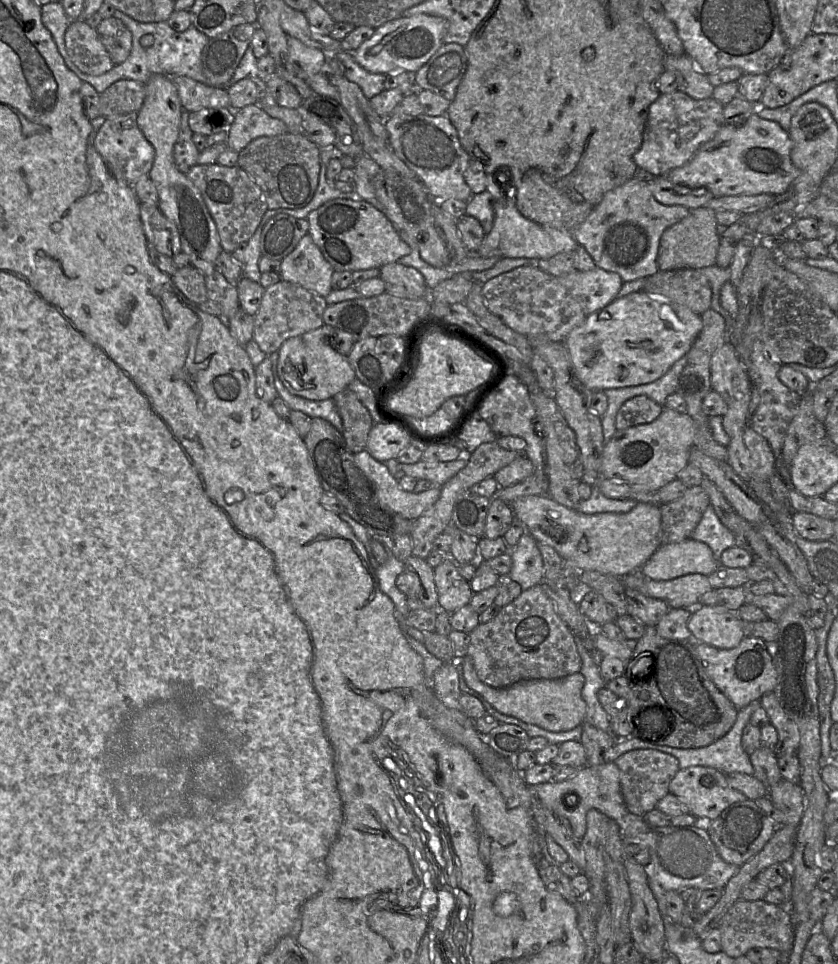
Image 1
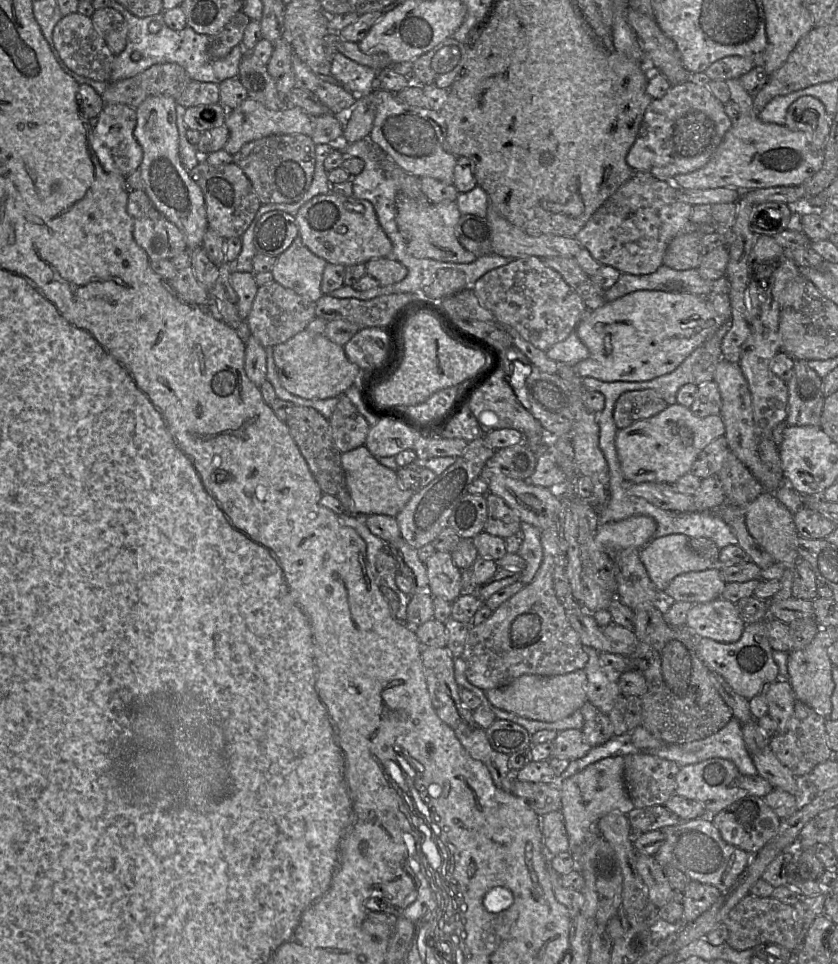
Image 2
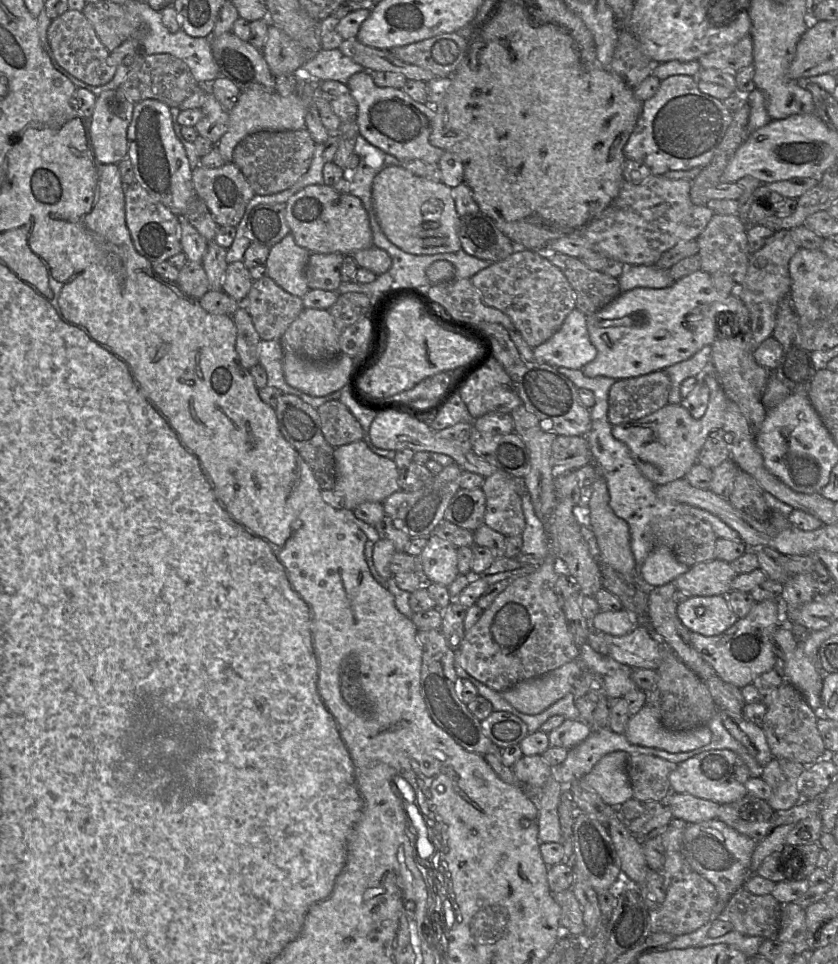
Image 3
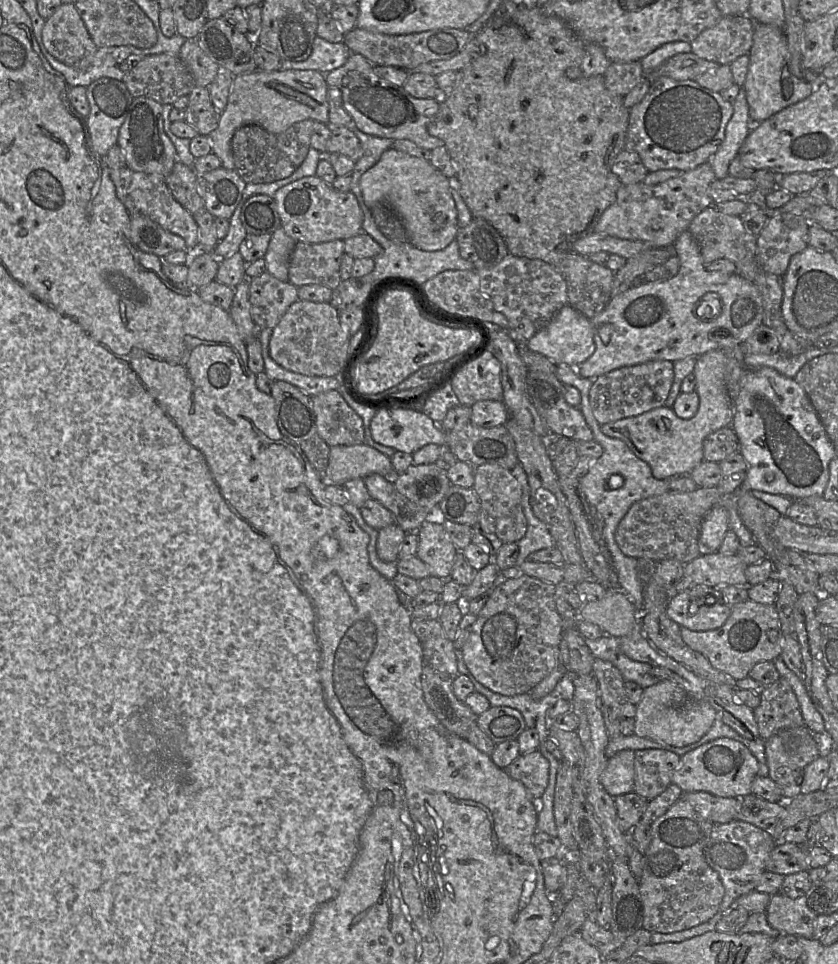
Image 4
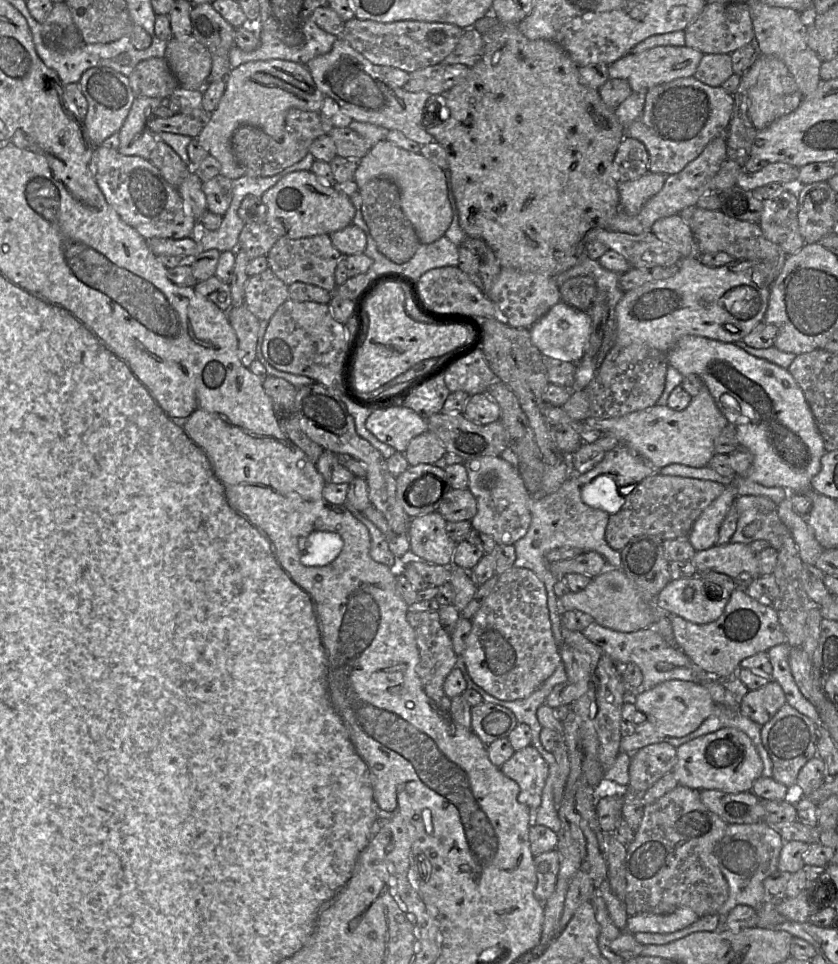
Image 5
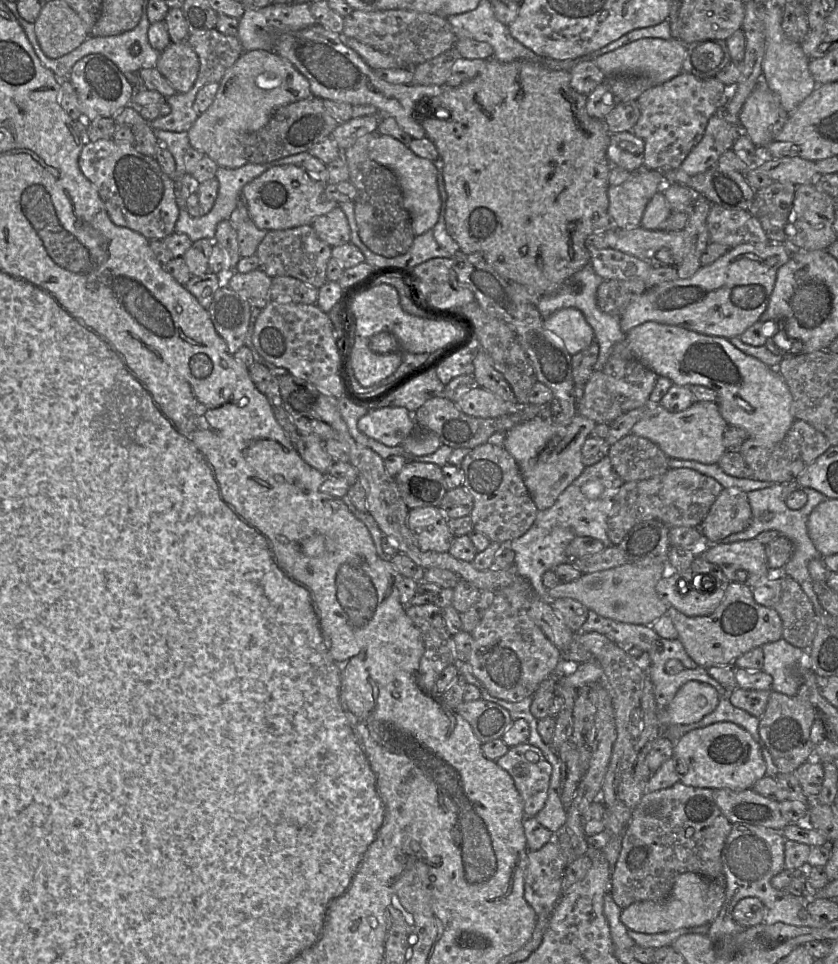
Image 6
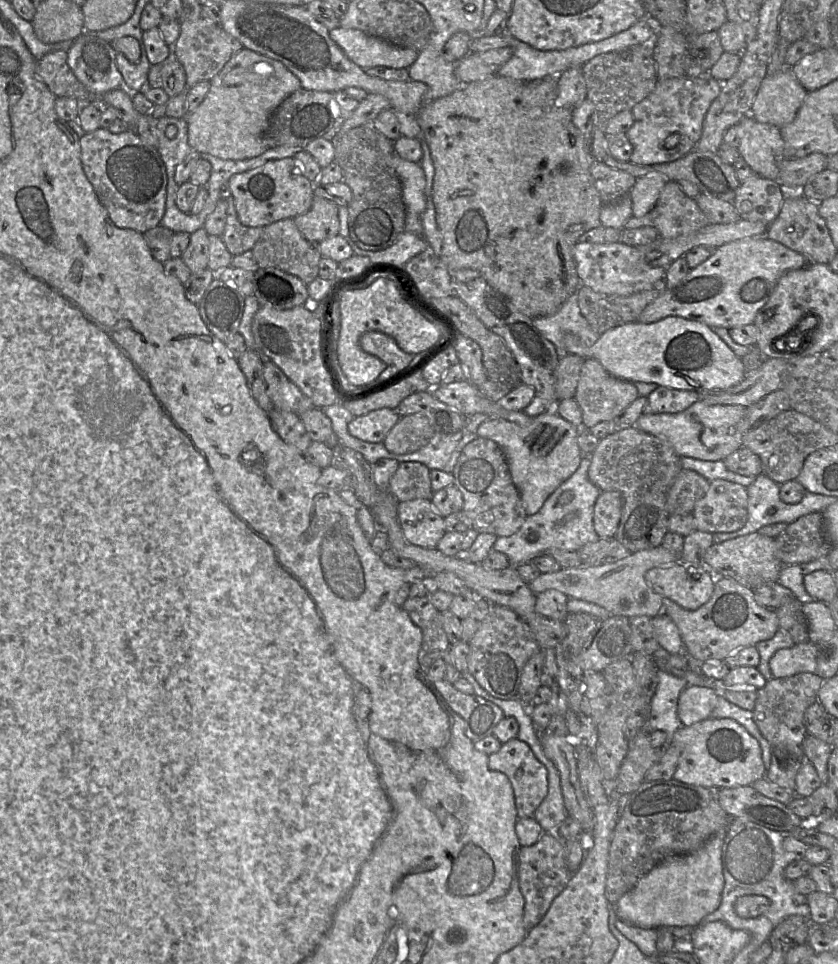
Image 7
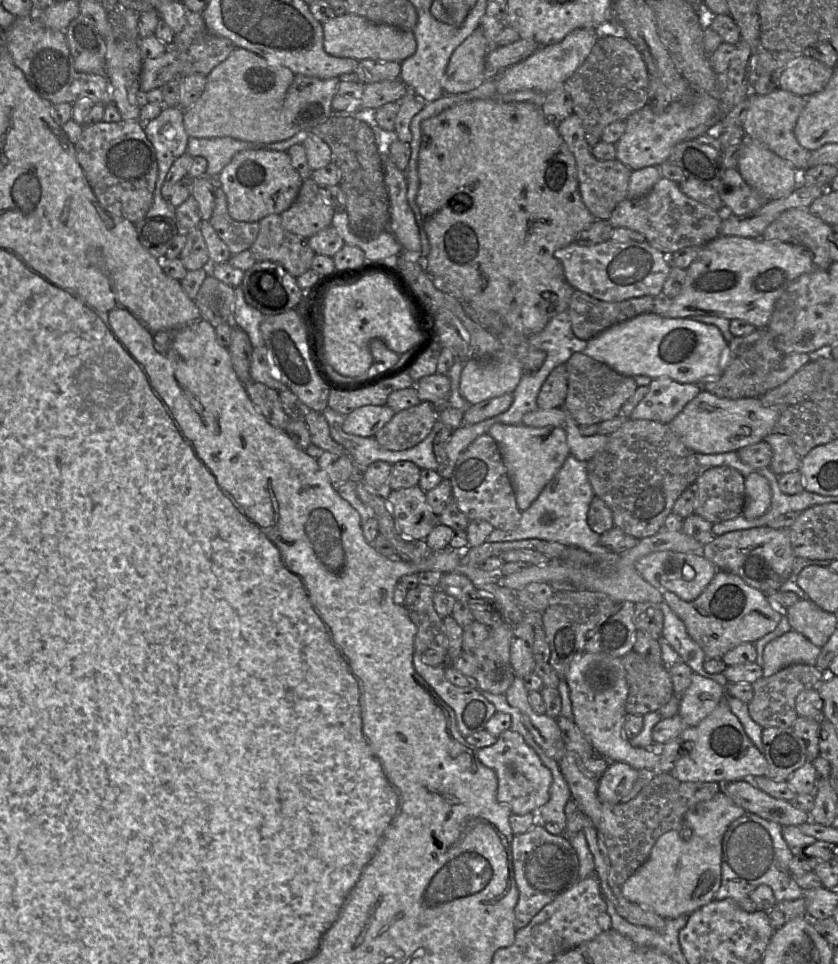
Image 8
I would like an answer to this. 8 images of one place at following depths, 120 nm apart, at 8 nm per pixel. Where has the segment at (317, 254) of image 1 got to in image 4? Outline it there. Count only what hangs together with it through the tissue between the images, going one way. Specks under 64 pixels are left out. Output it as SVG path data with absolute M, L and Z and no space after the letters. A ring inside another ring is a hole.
M283 228L273 235L264 257L267 271L281 281L288 281L289 259L295 248L296 241Z

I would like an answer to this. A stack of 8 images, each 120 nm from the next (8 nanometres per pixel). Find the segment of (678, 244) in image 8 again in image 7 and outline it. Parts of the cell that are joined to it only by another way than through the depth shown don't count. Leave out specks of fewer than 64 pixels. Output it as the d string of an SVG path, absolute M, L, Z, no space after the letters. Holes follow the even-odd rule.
M668 181L653 209L641 217L632 216L624 228L651 226L657 229L659 237L672 239L694 233L708 224L696 200L687 196L677 181Z

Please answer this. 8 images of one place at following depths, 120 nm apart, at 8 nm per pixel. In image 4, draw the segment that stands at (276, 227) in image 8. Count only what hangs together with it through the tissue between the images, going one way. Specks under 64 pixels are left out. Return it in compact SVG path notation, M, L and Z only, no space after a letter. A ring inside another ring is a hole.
M343 240L317 244L298 242L289 259L288 282L297 288L322 285L334 290L342 282L340 267L344 254Z

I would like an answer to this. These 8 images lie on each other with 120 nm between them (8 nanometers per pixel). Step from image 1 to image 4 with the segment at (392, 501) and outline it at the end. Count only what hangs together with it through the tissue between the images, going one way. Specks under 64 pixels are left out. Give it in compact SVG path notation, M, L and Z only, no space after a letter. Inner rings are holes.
M365 443L330 447L329 464L323 477L327 484L343 486L351 479L364 479L371 474L393 478L391 458Z

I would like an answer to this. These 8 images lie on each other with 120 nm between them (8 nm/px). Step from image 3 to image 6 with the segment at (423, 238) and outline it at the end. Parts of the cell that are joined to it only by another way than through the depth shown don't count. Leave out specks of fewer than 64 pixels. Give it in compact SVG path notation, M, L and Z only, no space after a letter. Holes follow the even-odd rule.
M376 134L371 140L369 156L391 169L398 177L404 206L410 214L415 236L432 230L439 219L441 197L437 183L437 168L433 161L416 155L407 145L386 134Z

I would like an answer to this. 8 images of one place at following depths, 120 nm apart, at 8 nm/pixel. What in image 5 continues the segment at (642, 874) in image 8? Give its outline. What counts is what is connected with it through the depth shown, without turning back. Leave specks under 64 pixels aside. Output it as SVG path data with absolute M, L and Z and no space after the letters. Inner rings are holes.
M689 907L678 908L670 914L641 913L628 917L626 930L632 934L638 932L667 934L681 930L698 919L699 917Z

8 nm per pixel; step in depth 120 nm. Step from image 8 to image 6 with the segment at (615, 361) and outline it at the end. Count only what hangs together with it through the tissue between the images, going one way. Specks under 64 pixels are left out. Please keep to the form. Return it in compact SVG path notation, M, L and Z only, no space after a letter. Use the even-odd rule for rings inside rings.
M562 308L543 319L543 327L561 342L571 356L587 349L594 332L583 313L576 308ZM647 321L627 332L624 340L633 356L658 376L671 379L675 385L701 385L713 389L717 393L716 403L726 423L744 429L749 437L762 442L766 447L775 447L780 443L796 420L792 414L791 392L777 368L771 368L746 355L726 338L700 334L676 325Z

